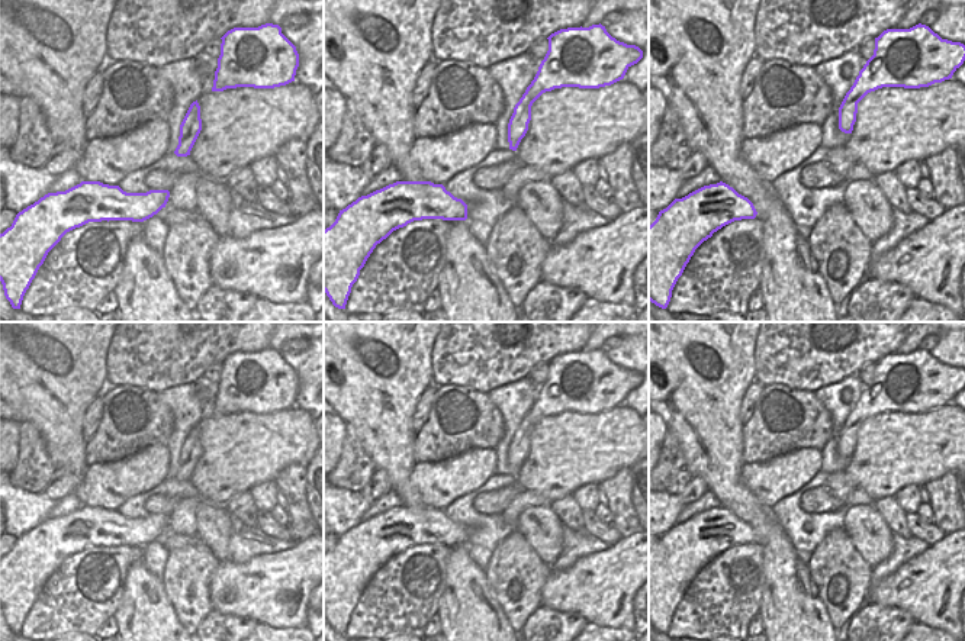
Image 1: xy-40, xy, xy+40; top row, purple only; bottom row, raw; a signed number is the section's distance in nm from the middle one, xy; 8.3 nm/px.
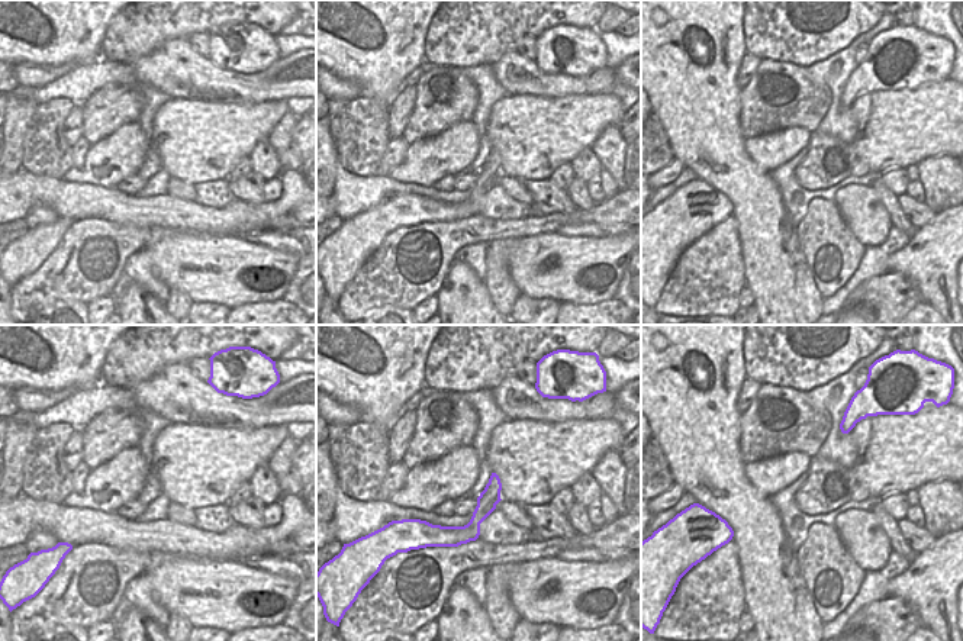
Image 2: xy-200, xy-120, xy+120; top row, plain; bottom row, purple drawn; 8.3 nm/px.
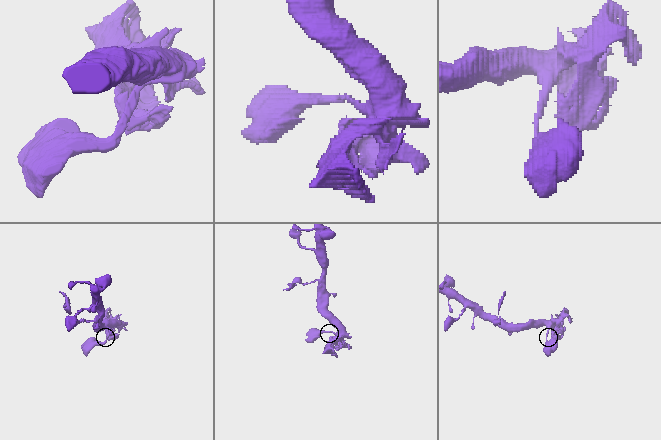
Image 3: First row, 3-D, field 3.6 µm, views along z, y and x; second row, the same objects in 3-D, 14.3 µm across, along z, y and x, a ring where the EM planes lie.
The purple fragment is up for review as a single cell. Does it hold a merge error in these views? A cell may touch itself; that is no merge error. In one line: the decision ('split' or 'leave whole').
split

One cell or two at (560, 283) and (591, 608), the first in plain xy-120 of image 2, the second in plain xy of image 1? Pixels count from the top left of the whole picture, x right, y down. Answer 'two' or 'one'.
one

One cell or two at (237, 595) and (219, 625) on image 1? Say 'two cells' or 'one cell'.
two cells

